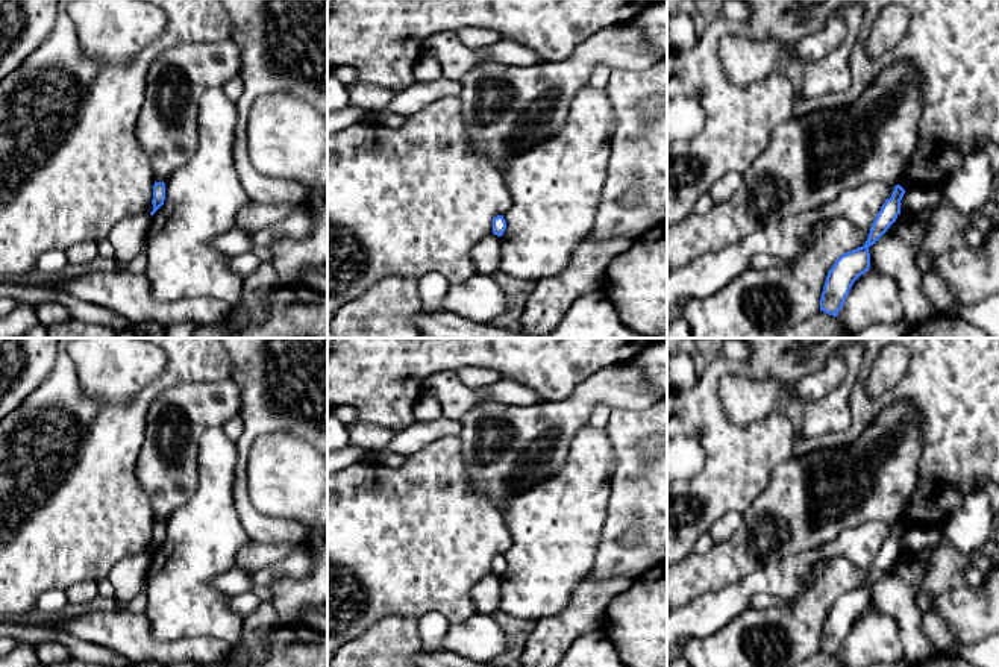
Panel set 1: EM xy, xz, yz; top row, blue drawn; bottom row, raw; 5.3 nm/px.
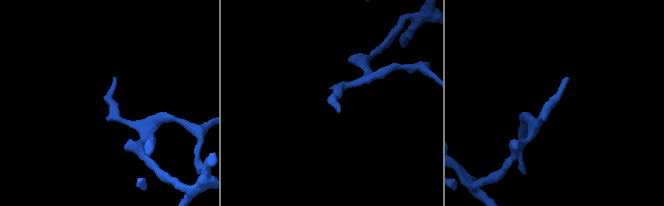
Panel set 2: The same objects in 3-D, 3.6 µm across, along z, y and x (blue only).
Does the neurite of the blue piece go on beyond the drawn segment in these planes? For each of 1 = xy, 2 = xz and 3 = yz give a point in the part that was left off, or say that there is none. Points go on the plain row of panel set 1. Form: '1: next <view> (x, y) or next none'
1: next none
2: next none
3: next none

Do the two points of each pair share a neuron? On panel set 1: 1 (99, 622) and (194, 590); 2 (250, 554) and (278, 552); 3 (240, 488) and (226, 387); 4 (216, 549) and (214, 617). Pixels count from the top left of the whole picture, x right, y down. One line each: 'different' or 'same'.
1: different
2: same
3: different
4: same

